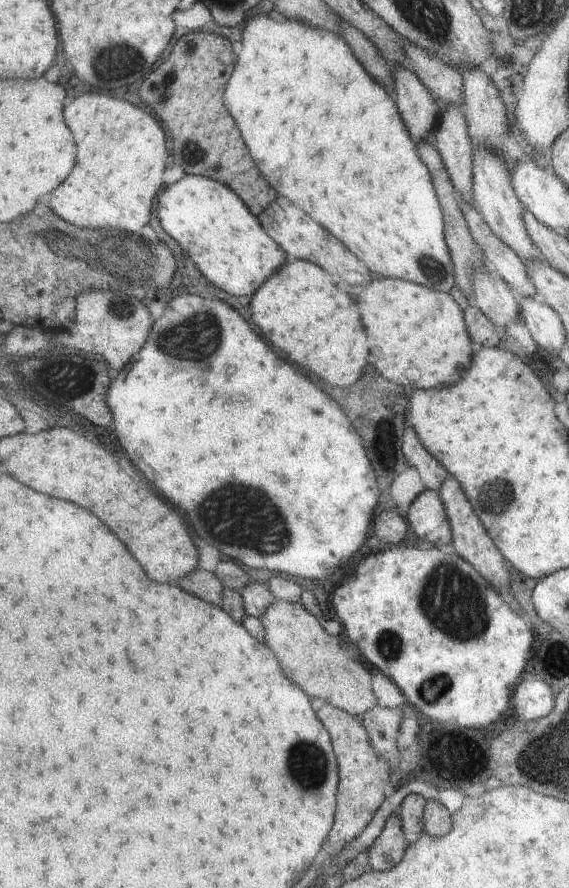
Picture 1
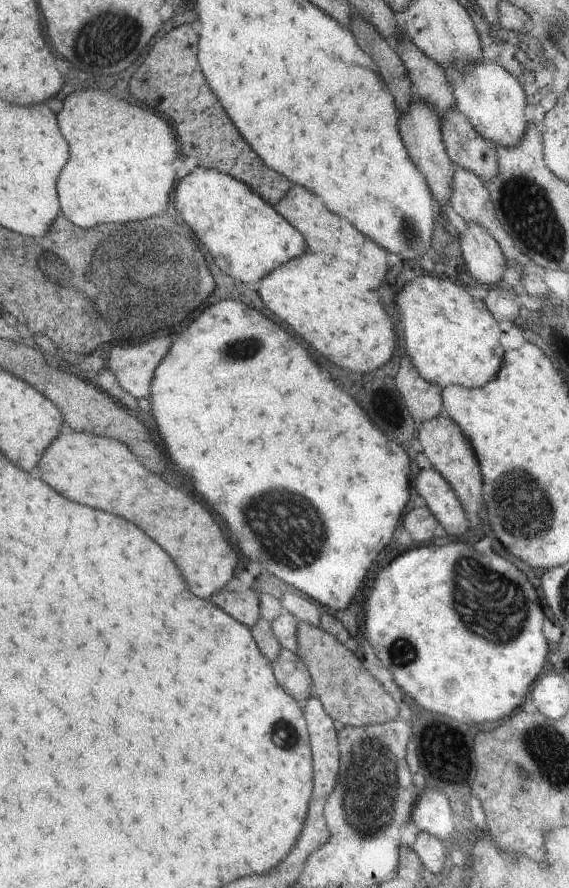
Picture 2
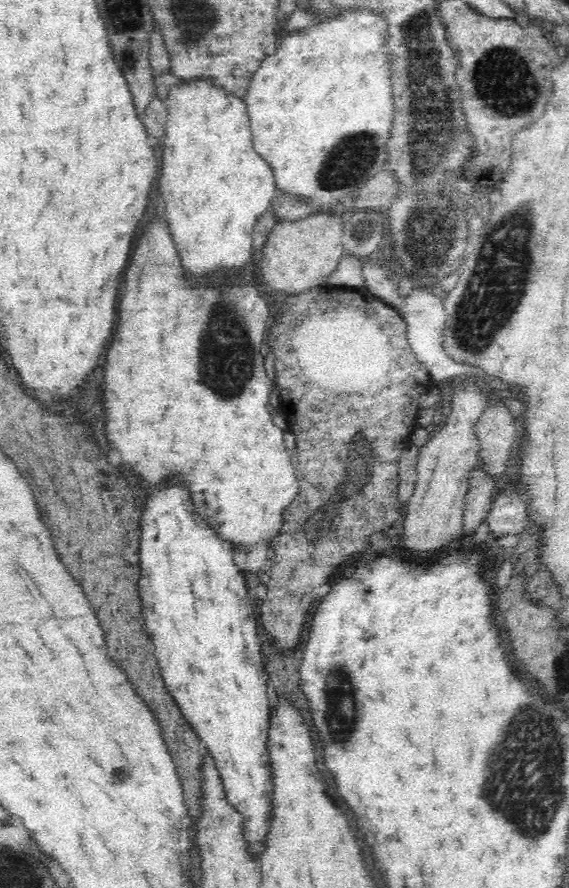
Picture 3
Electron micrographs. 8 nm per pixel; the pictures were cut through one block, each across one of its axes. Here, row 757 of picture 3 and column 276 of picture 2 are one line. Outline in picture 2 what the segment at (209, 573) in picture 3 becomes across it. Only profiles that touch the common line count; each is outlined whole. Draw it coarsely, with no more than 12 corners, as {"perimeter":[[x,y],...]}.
{"perimeter":[[199,166],[178,210],[250,286],[308,252],[256,190]]}

